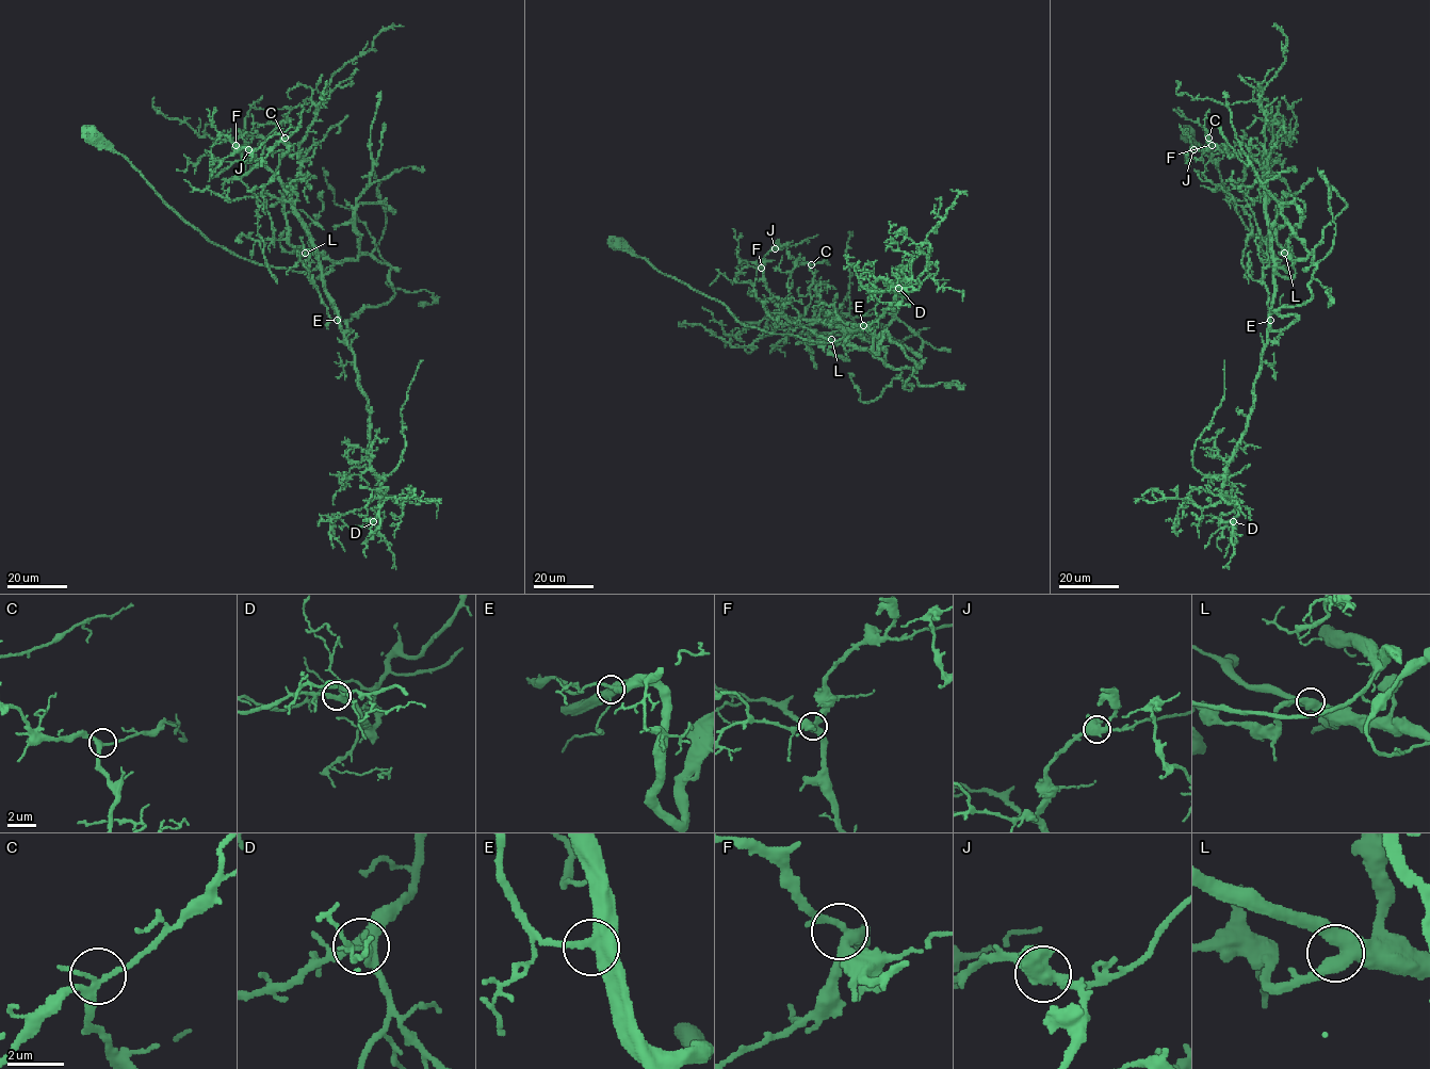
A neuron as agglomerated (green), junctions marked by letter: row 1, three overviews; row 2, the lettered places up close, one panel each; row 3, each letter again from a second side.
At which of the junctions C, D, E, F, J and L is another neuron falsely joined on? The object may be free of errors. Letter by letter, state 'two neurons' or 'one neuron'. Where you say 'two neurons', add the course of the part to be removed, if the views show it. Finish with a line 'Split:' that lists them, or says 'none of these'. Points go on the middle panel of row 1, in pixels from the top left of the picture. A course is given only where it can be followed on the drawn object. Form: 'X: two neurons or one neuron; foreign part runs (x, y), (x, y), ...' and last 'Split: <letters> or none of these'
C: one neuron
D: one neuron
E: one neuron
F: one neuron
J: one neuron
L: one neuron
Split: none of these

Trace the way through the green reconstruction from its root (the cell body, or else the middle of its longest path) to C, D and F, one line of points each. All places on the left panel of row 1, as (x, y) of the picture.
C: (90, 134), (212, 242), (308, 272), (319, 266), (315, 246), (276, 173), (285, 138)
D: (90, 134), (122, 154), (212, 242), (259, 264), (321, 269), (368, 401), (369, 462), (384, 492), (373, 521)
F: (90, 134), (122, 154), (212, 242), (257, 263), (317, 269), (315, 246), (290, 193), (245, 143), (236, 145)

